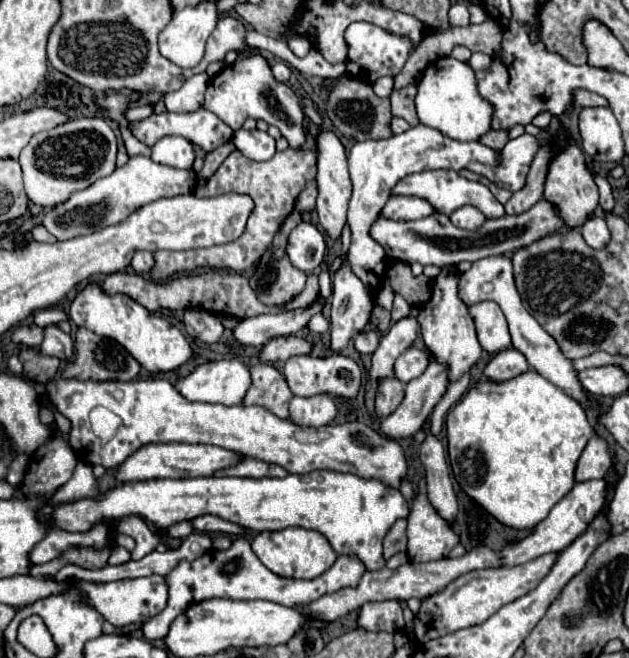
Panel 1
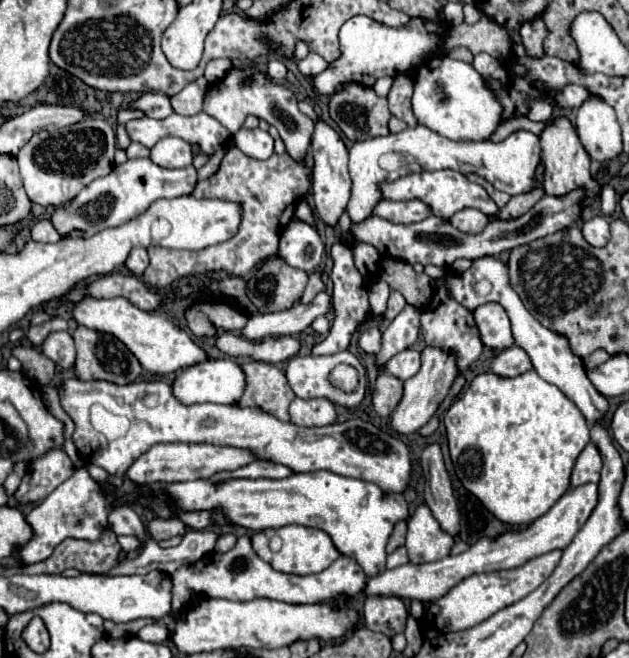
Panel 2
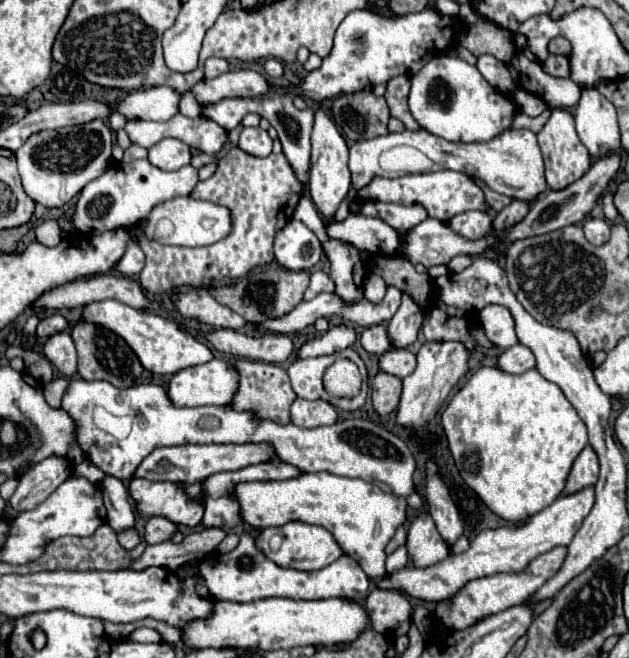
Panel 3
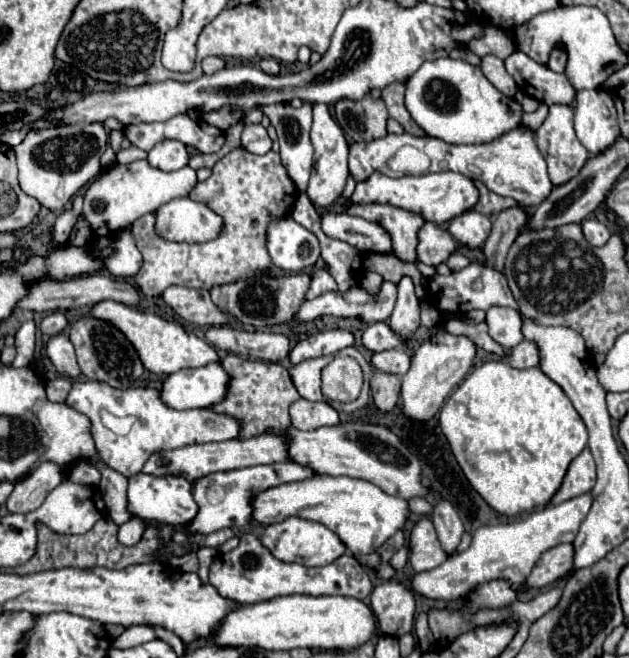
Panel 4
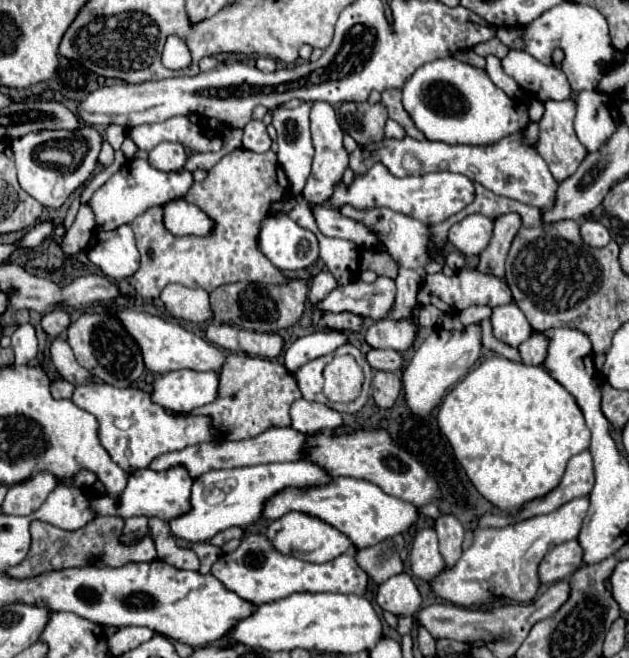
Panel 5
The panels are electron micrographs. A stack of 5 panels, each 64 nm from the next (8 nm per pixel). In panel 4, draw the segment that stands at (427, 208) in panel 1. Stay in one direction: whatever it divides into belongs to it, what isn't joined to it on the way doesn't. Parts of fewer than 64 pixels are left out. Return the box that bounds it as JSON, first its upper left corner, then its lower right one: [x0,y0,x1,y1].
[346,204,424,262]

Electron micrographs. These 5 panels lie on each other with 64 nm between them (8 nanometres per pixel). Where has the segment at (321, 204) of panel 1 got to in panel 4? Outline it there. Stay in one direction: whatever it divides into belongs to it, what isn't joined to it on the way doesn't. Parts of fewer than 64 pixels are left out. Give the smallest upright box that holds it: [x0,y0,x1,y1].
[306,104,348,210]

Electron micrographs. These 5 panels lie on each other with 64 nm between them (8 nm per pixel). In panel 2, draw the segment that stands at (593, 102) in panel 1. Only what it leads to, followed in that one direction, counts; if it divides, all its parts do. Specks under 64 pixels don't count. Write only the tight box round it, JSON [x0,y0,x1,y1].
[554,84,588,108]

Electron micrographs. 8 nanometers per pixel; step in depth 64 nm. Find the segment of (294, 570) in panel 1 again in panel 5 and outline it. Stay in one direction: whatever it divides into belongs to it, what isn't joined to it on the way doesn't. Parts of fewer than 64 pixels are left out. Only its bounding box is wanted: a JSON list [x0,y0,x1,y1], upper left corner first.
[266,512,352,562]

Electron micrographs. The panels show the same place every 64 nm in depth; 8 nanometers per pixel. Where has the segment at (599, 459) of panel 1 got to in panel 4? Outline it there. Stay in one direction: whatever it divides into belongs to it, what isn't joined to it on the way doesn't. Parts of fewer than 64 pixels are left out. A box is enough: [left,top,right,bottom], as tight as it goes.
[548,448,596,506]

